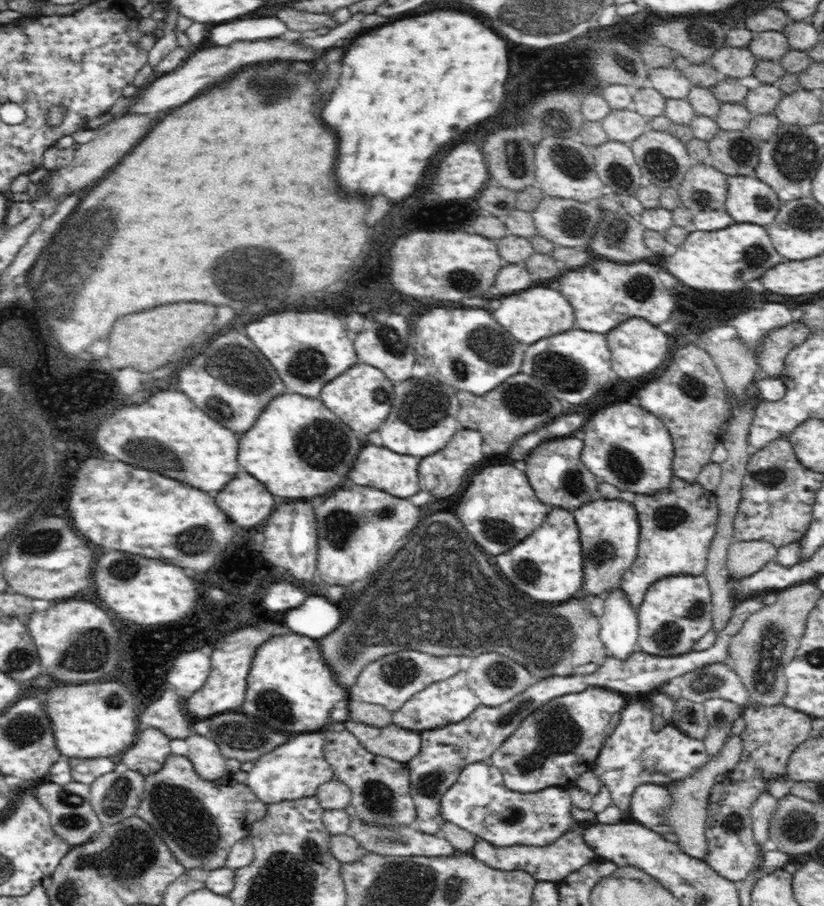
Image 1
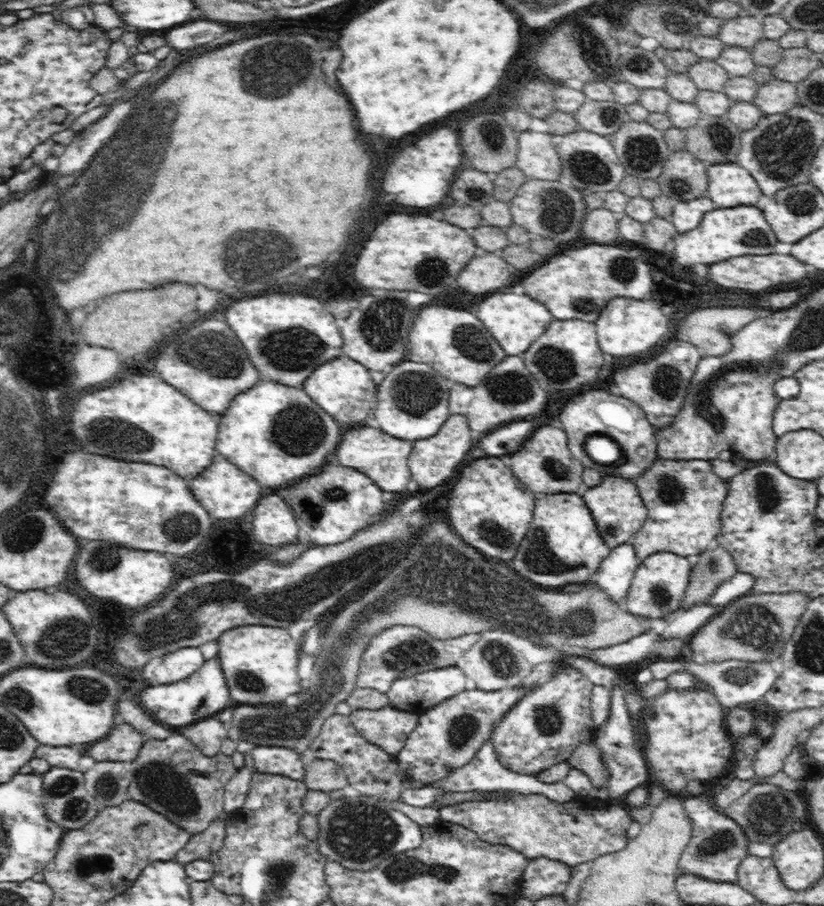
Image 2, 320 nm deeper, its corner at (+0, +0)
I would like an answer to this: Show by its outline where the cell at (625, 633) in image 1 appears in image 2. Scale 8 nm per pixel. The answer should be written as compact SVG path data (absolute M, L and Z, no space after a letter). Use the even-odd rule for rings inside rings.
M632 541L619 545L611 550L605 561L598 567L597 586L611 600L623 604L639 562Z

